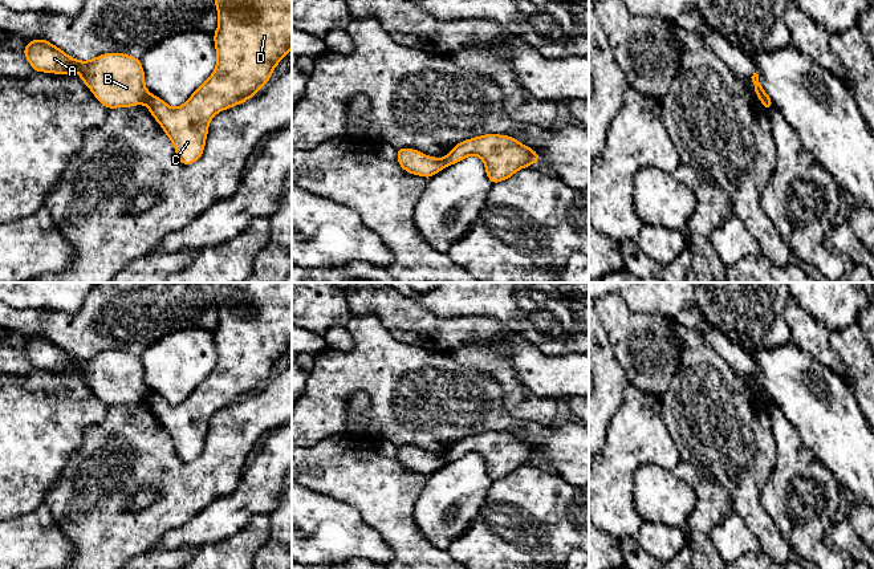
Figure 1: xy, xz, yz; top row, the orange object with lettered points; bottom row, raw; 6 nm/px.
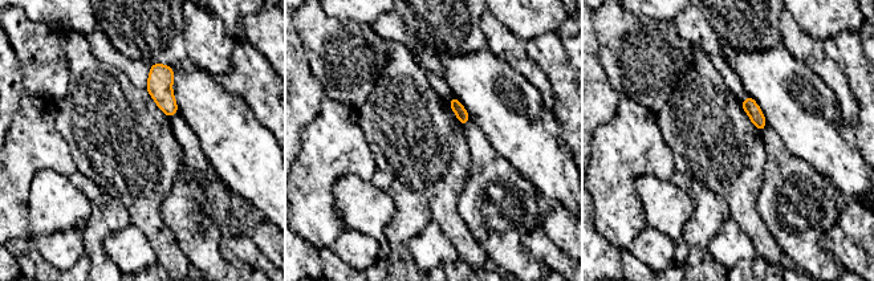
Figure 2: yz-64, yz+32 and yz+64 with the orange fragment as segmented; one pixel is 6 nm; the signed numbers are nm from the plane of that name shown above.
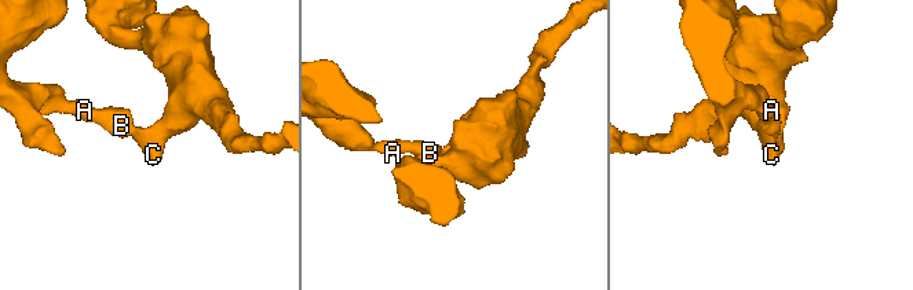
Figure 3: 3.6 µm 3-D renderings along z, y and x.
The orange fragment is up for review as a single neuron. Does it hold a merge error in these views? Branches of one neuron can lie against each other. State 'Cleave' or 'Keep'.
Cleave

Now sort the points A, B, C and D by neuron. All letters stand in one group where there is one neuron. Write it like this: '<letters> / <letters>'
A B / C D

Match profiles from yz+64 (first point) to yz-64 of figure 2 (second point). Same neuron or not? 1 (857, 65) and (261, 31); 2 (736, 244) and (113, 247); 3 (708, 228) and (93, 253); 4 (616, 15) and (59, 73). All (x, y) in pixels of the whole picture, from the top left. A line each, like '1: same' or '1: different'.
1: different
2: same
3: same
4: same

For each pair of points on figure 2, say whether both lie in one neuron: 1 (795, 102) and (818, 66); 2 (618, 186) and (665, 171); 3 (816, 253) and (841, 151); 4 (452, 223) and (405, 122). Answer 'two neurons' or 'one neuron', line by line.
1: two neurons
2: one neuron
3: two neurons
4: one neuron

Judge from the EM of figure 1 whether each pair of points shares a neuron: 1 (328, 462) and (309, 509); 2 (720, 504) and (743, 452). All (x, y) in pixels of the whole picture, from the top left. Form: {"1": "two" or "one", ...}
{"1": "two", "2": "two"}

